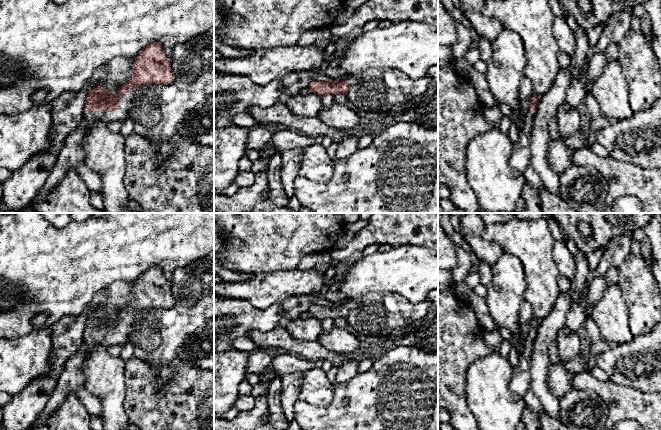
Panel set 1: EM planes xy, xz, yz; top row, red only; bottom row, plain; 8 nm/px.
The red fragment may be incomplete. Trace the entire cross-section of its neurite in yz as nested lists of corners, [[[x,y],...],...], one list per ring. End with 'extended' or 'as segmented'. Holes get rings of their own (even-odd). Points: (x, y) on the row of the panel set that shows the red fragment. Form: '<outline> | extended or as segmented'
[[[533,94],[532,103],[529,110],[525,113],[523,127],[518,135],[518,139],[513,143],[510,166],[520,173],[524,173],[530,165],[531,151],[530,138],[534,125],[534,116],[537,111],[540,97]]] | extended

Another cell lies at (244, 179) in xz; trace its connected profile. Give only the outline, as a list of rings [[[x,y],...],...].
[[[239,171],[238,175],[235,178],[234,184],[236,184],[239,188],[246,188],[253,185],[255,182],[255,174],[251,171],[244,172]]]

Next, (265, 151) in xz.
[[[266,143],[259,151],[260,158],[272,157],[274,151],[270,148],[270,143]]]

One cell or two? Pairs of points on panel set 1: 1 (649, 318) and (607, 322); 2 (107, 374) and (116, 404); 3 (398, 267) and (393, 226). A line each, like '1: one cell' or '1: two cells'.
1: two cells
2: one cell
3: two cells

